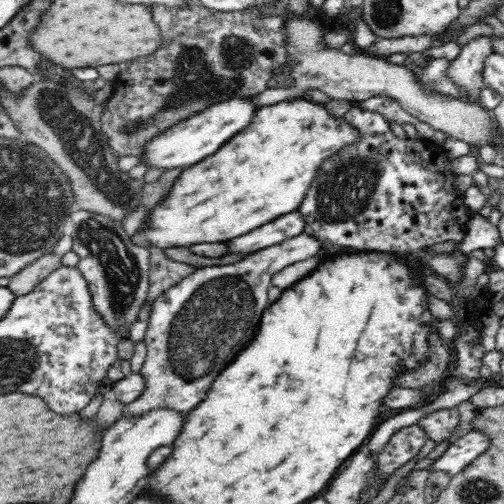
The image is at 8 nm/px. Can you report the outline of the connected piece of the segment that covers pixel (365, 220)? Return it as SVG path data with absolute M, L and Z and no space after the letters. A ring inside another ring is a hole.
M356 105L344 112L342 120L351 126L357 139L345 144L328 156L306 191L305 197L296 208L304 218L303 234L315 238L318 243L328 243L340 247L343 251L378 250L396 253L420 262L428 273L450 284L458 284L464 278L466 265L470 257L462 250L463 235L467 232L469 208L464 203L464 192L456 187L456 172L452 158L443 145L428 142L421 138L401 138L392 131L390 123L382 114L371 112ZM454 242L454 250L444 254L429 250L439 244Z

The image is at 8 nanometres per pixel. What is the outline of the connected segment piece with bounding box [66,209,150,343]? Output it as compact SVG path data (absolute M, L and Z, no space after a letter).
M82 209L72 211L66 231L73 239L71 250L79 258L76 267L87 280L94 310L107 320L109 328L119 334L123 343L147 302L149 250L133 244L121 221Z

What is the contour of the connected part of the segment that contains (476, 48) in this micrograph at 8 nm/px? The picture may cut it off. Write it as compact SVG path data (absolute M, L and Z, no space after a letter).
M493 35L472 38L463 46L459 56L450 62L448 76L466 91L479 91L483 86L483 64L486 57L494 52L494 46Z

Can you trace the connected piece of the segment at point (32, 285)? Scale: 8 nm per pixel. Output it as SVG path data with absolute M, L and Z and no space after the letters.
M44 255L8 278L8 287L15 297L32 292L54 269L61 266L62 256Z

